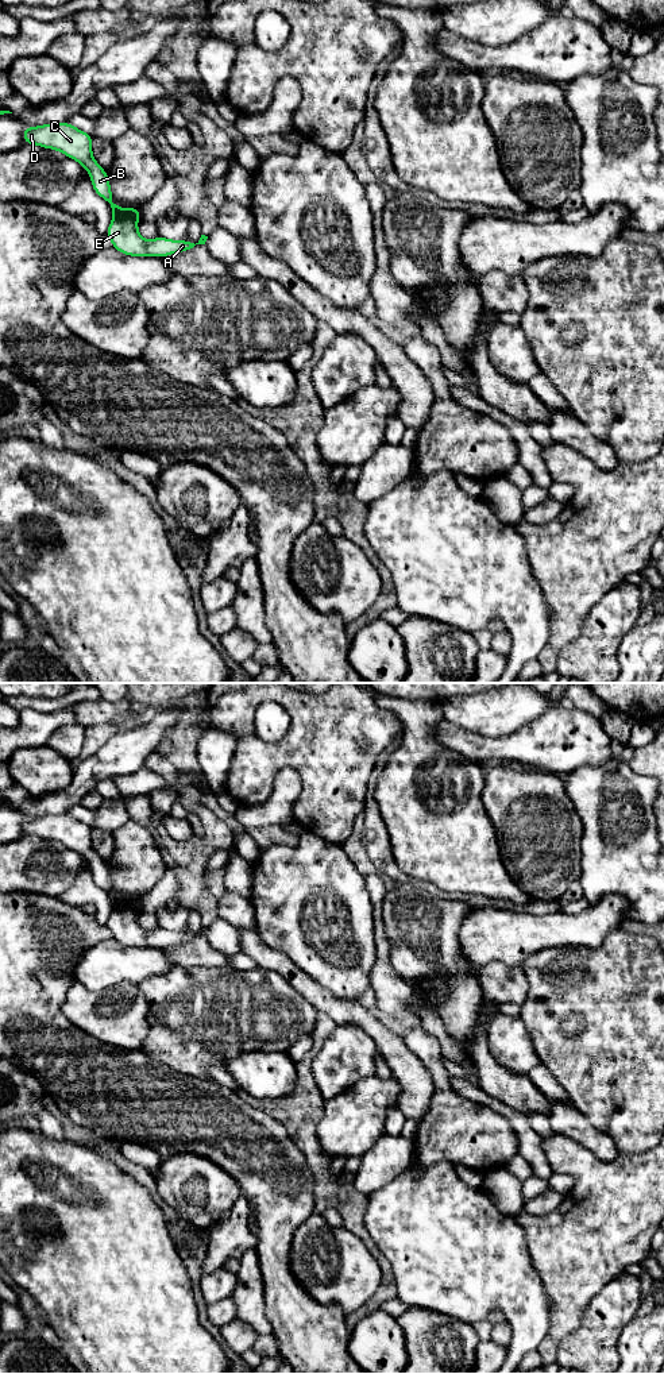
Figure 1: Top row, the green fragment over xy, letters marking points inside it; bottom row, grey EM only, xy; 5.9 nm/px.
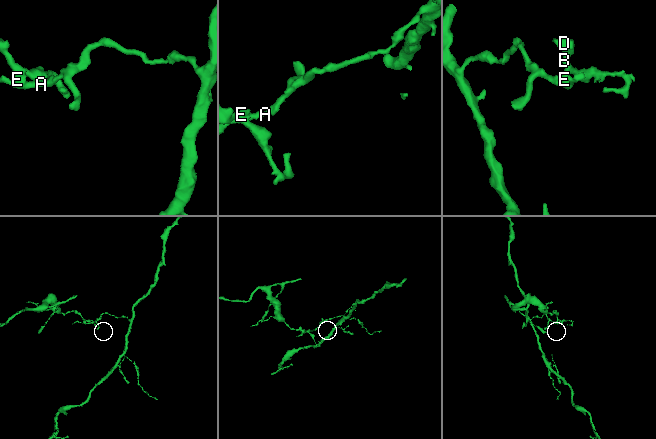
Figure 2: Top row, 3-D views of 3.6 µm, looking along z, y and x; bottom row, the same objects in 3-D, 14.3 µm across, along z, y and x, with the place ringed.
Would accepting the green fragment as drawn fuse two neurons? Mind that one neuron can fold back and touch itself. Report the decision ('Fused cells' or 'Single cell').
Fused cells

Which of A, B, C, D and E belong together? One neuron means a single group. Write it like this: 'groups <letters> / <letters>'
groups A E / B C D

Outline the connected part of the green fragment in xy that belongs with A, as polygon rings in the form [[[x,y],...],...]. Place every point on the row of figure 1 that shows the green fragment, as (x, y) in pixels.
[[[115,217],[105,233],[112,247],[124,255],[132,256],[167,256],[193,248],[196,244],[188,240],[169,240],[158,236],[154,240],[143,239],[138,232],[138,217]]]

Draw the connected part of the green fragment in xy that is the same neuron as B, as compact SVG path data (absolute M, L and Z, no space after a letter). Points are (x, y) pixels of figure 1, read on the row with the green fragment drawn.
M54 123L26 127L23 138L24 143L58 150L66 157L80 162L88 170L94 192L109 204L115 217L131 216L139 219L140 208L123 209L112 201L108 174L92 155L93 138L90 135L69 123Z

